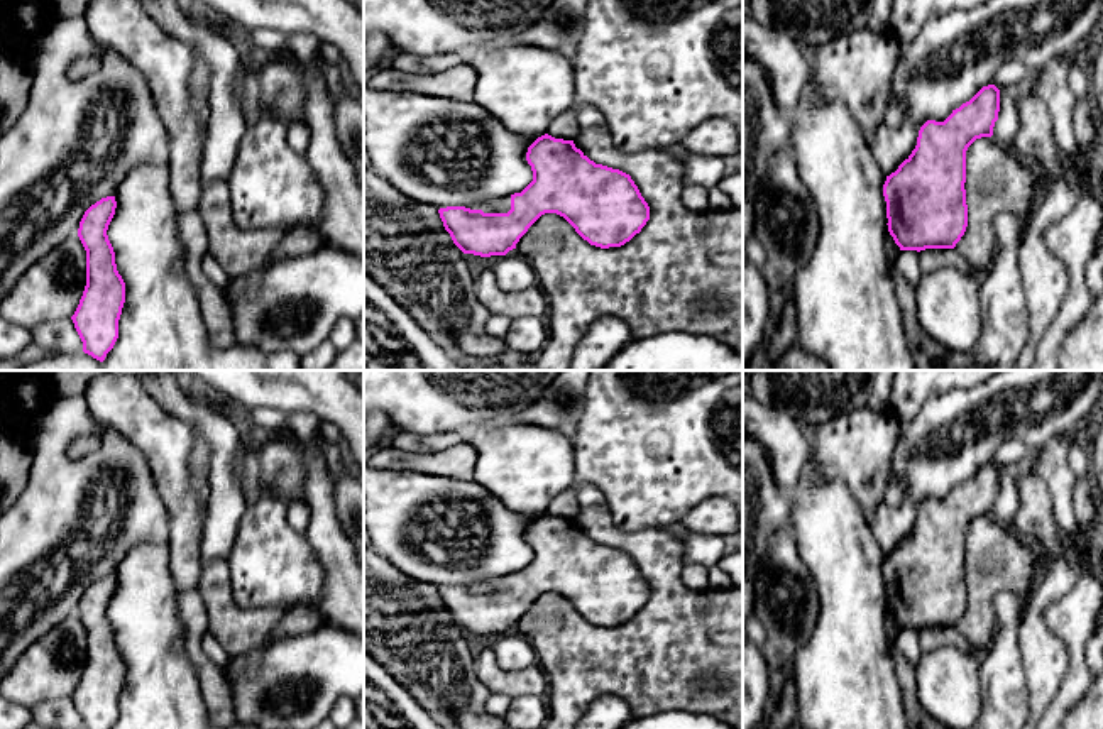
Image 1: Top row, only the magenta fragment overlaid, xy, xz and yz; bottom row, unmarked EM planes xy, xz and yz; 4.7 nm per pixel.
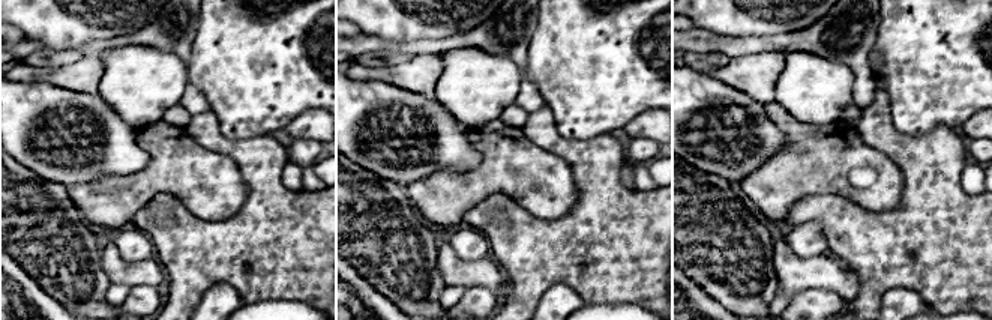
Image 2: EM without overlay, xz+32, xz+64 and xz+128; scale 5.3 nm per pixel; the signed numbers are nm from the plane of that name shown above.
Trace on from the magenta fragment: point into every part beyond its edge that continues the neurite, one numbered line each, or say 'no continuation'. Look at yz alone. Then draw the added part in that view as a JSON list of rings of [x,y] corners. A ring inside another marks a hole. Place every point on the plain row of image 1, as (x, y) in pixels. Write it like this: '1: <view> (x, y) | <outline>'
no continuation

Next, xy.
no continuation

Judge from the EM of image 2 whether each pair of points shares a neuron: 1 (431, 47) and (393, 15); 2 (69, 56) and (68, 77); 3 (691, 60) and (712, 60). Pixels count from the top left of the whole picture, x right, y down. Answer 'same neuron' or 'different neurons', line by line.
1: different neurons
2: different neurons
3: same neuron

